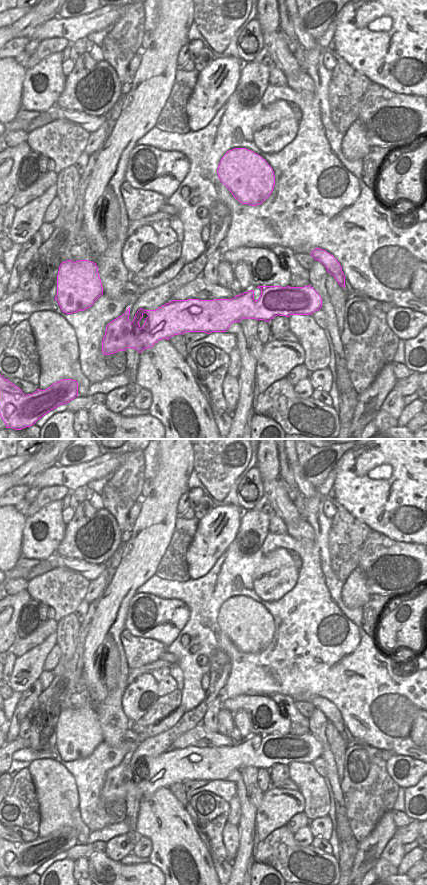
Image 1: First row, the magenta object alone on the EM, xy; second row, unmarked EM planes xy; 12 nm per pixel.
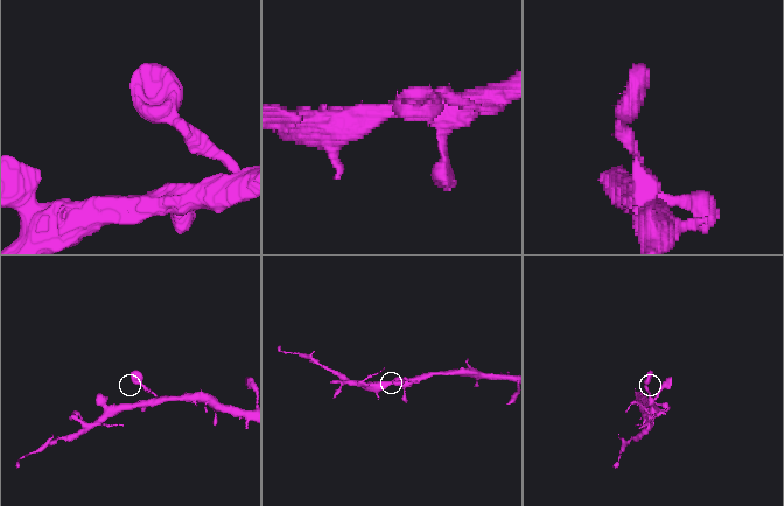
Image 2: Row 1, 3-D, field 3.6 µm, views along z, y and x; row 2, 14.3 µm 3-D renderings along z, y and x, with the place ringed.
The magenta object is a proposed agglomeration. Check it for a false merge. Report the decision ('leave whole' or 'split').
leave whole

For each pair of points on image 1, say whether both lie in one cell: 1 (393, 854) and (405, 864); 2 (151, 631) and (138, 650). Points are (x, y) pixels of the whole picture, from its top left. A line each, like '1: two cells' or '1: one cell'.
1: two cells
2: two cells

